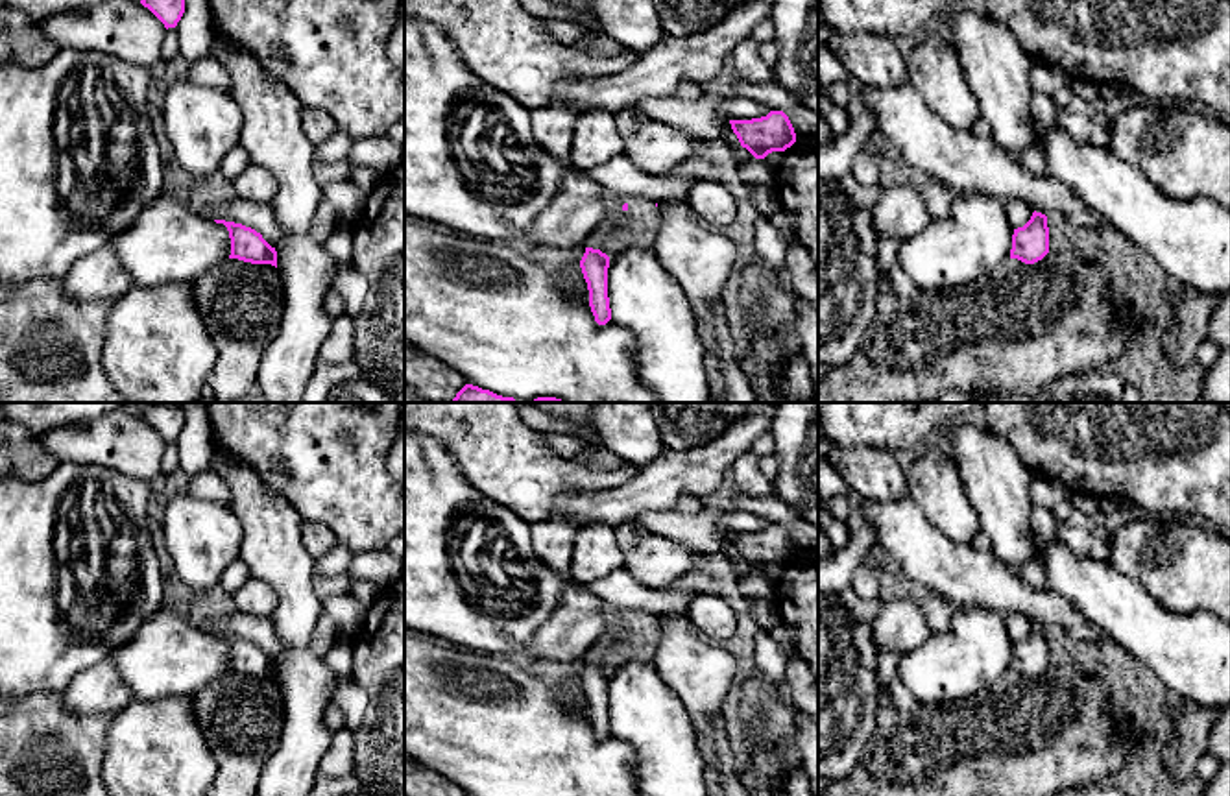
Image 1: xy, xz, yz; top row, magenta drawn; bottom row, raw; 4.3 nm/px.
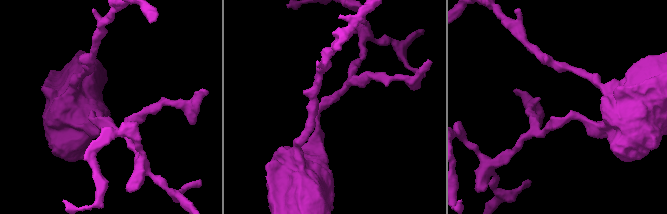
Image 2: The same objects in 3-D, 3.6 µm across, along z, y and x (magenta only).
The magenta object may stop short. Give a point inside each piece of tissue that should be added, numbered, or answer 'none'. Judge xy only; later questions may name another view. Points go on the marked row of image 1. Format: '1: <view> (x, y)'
none

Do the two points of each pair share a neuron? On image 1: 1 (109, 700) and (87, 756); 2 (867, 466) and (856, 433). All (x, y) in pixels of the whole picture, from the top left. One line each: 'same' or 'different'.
1: different
2: different

